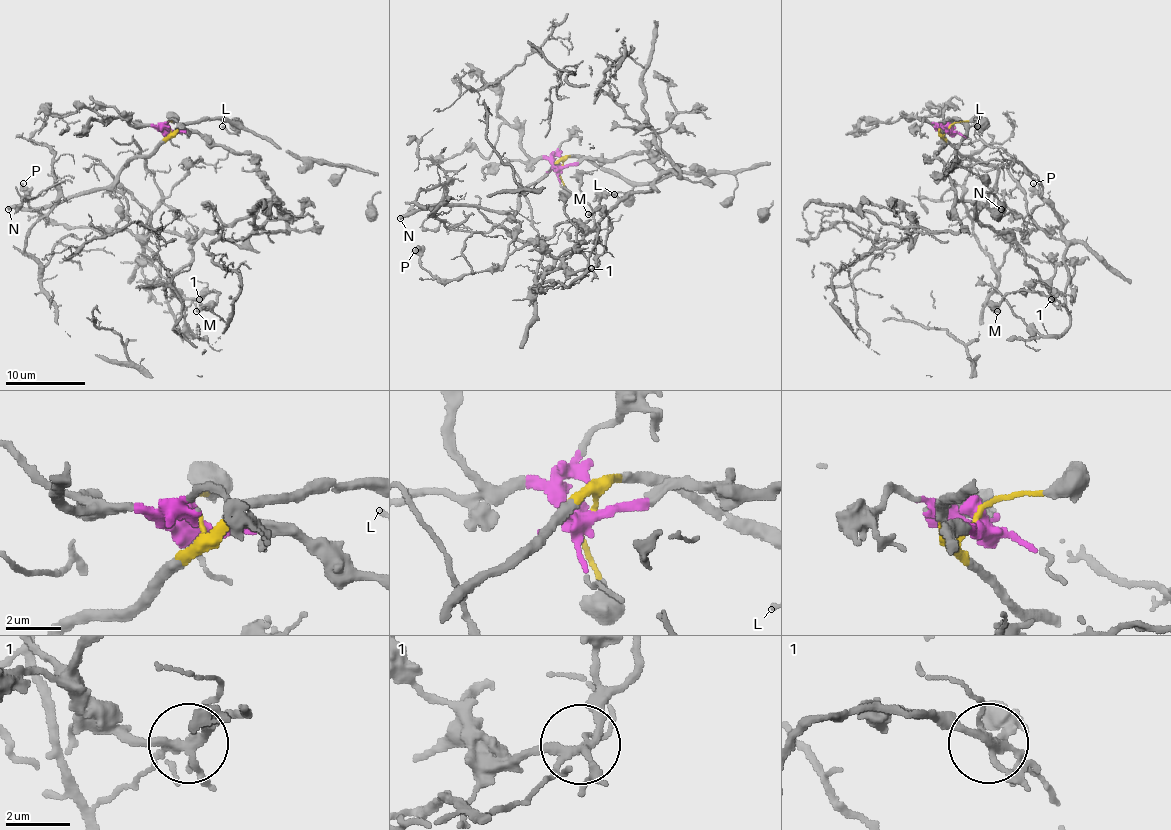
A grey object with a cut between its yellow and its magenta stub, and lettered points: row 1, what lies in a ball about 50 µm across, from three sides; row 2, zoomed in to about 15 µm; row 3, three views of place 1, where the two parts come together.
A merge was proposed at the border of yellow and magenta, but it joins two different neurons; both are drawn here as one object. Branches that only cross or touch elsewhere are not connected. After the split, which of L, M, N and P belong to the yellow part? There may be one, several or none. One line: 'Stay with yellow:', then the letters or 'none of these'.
Stay with yellow: L, N

